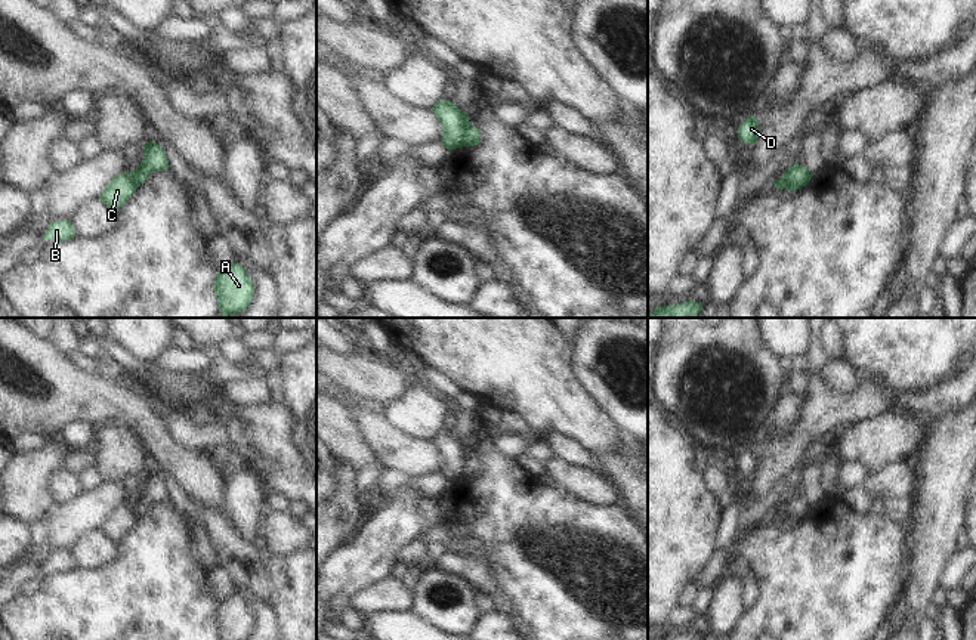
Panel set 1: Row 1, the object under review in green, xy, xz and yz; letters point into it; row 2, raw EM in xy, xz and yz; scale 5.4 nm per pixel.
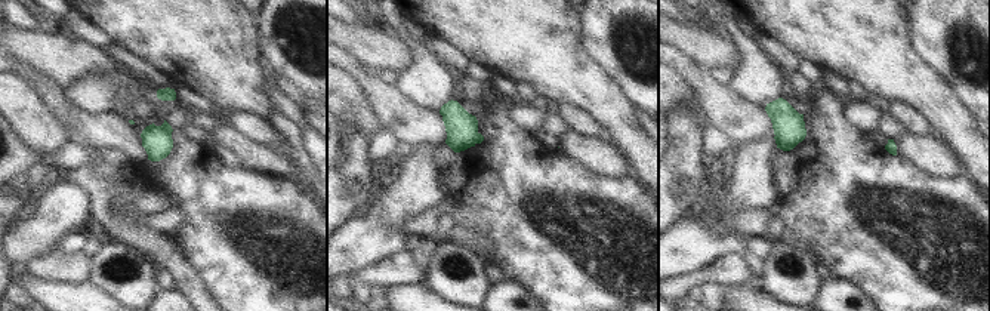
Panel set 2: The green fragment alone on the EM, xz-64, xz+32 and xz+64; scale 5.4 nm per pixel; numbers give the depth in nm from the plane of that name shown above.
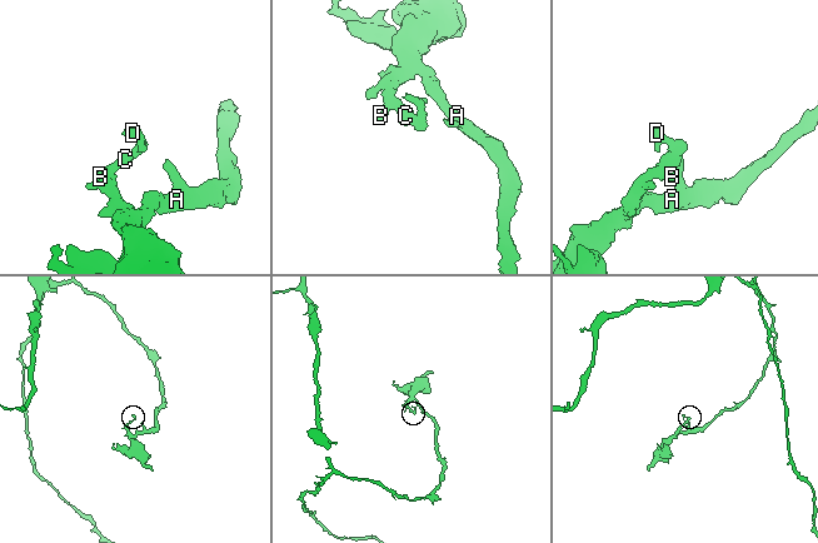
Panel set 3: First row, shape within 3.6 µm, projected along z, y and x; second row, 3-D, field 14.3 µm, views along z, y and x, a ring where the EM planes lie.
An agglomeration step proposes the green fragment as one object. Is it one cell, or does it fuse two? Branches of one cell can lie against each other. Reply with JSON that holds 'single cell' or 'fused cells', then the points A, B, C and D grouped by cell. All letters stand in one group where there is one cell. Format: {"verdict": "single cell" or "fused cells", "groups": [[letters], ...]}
{"verdict": "fused cells", "groups": [["A", "B", "C"], ["D"]]}

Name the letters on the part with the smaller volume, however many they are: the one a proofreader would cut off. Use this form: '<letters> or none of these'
D.

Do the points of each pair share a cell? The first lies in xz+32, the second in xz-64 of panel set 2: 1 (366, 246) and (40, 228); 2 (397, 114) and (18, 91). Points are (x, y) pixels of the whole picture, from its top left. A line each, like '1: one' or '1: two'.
1: one
2: two

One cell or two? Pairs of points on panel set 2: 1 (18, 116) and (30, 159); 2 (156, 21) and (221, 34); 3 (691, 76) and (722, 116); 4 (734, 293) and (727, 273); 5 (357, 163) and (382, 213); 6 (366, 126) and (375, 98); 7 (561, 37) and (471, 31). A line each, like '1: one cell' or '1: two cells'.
1: two cells
2: one cell
3: one cell
4: two cells
5: two cells
6: two cells
7: one cell

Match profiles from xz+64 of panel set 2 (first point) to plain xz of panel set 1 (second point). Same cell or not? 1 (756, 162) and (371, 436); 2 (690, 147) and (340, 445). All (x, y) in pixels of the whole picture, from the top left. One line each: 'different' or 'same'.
1: different
2: different

